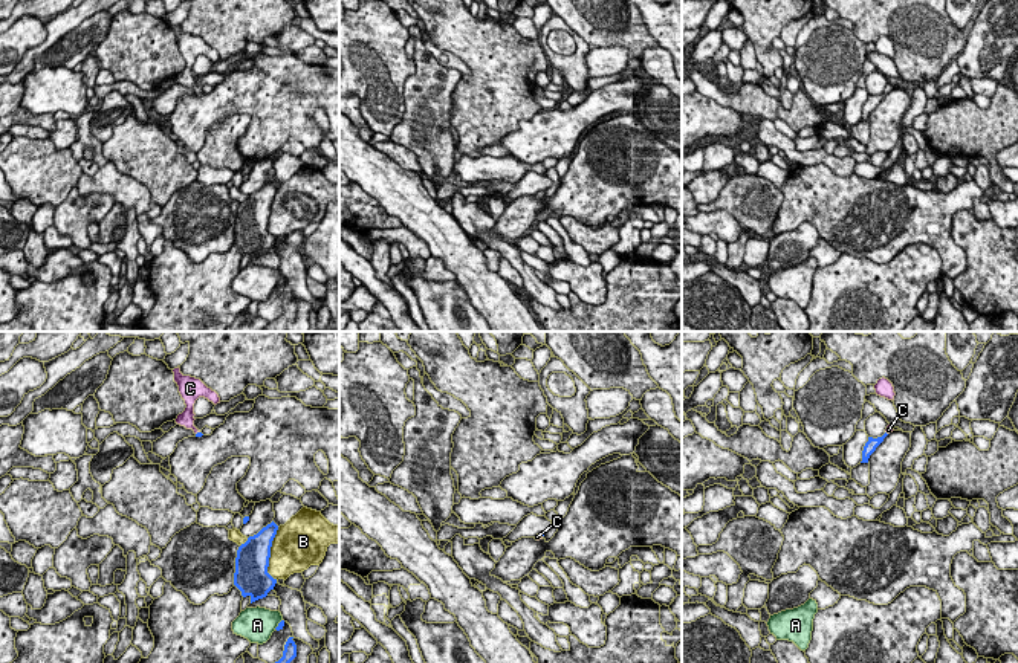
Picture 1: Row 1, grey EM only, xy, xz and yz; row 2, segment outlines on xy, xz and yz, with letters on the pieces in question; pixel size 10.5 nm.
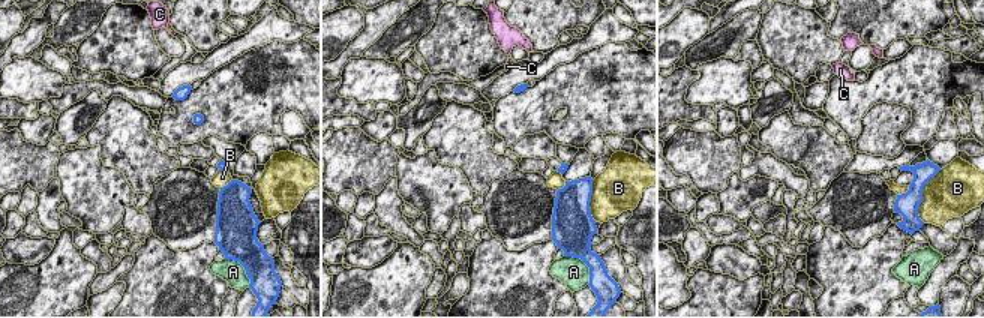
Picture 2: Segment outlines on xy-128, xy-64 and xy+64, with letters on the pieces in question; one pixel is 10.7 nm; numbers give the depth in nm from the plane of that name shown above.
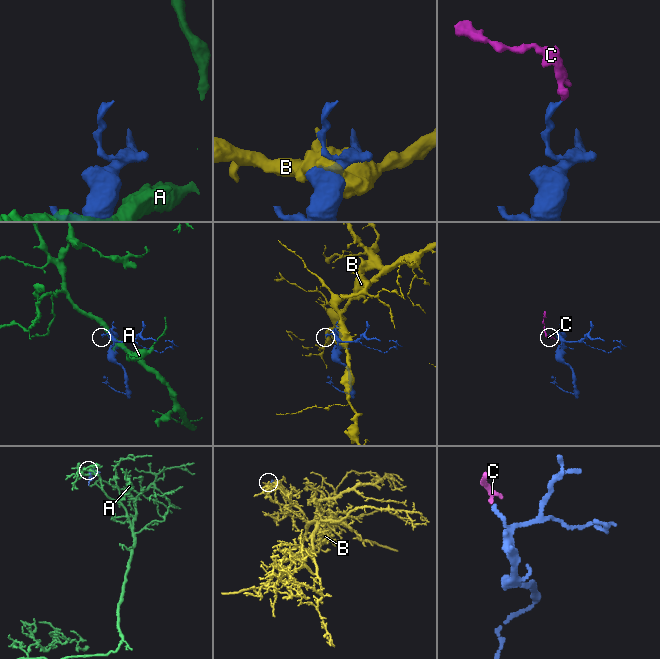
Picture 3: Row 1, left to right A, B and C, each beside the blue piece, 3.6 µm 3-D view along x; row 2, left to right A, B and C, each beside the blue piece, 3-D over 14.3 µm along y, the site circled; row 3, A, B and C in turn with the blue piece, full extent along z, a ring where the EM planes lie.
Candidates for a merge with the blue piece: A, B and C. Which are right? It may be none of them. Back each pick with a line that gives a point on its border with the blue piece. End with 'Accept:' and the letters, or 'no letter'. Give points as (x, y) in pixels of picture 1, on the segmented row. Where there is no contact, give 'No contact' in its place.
C: Touches blue at xy (197, 433)
Accept: C

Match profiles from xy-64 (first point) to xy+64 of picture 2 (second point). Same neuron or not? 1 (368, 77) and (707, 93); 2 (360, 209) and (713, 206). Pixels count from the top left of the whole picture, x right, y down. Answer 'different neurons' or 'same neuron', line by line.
1: same neuron
2: same neuron

